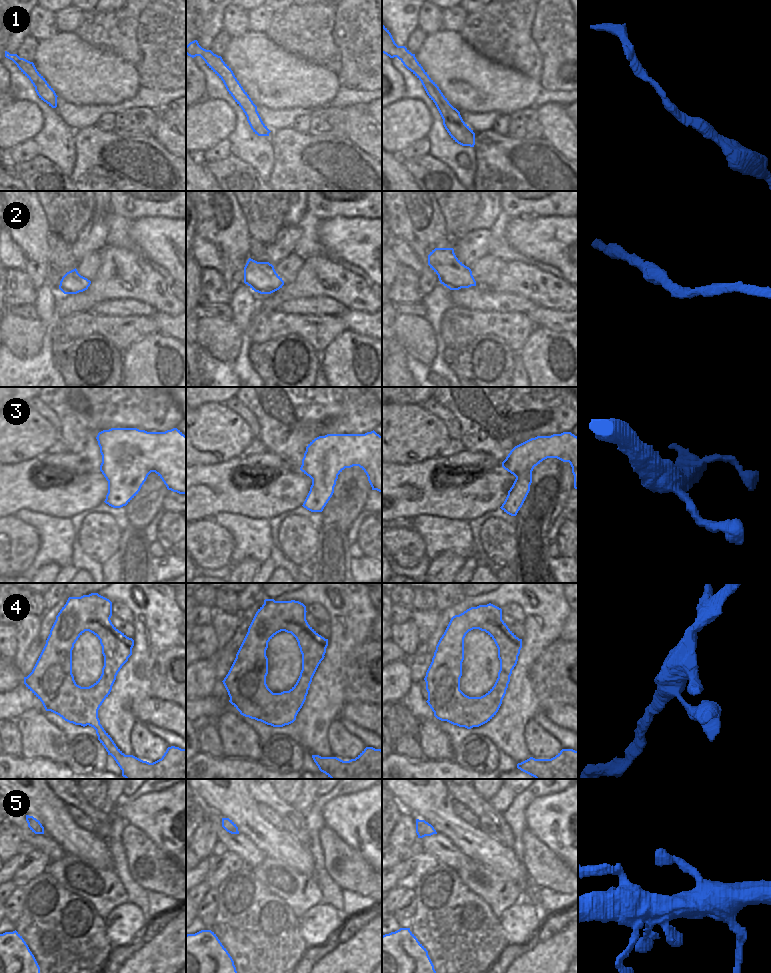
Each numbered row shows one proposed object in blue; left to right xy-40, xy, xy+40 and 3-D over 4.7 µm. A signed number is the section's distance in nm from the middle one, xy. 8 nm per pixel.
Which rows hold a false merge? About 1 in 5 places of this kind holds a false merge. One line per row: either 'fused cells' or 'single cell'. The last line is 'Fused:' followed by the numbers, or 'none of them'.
1: single cell
2: single cell
3: single cell
4: single cell
5: single cell
Fused: none of them

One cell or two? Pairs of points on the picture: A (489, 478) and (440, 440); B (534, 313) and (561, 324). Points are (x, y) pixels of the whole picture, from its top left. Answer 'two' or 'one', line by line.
A: two
B: one

